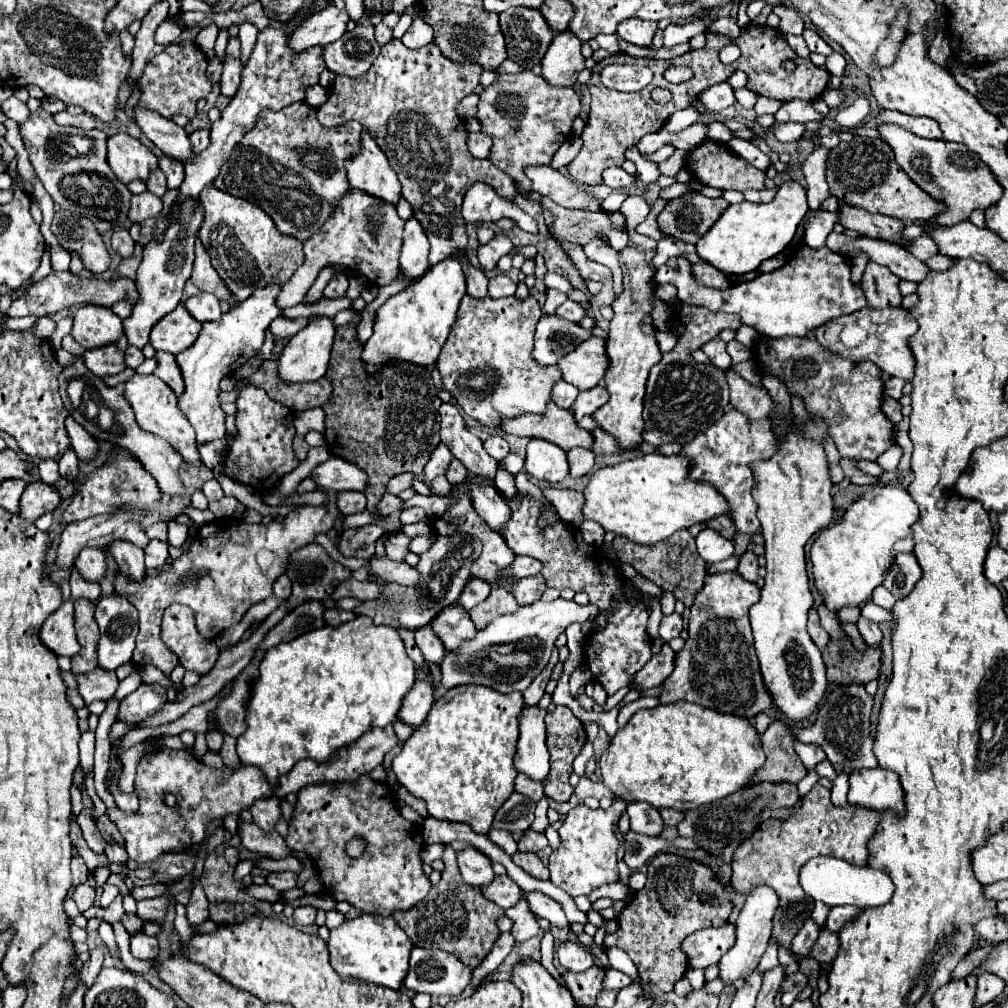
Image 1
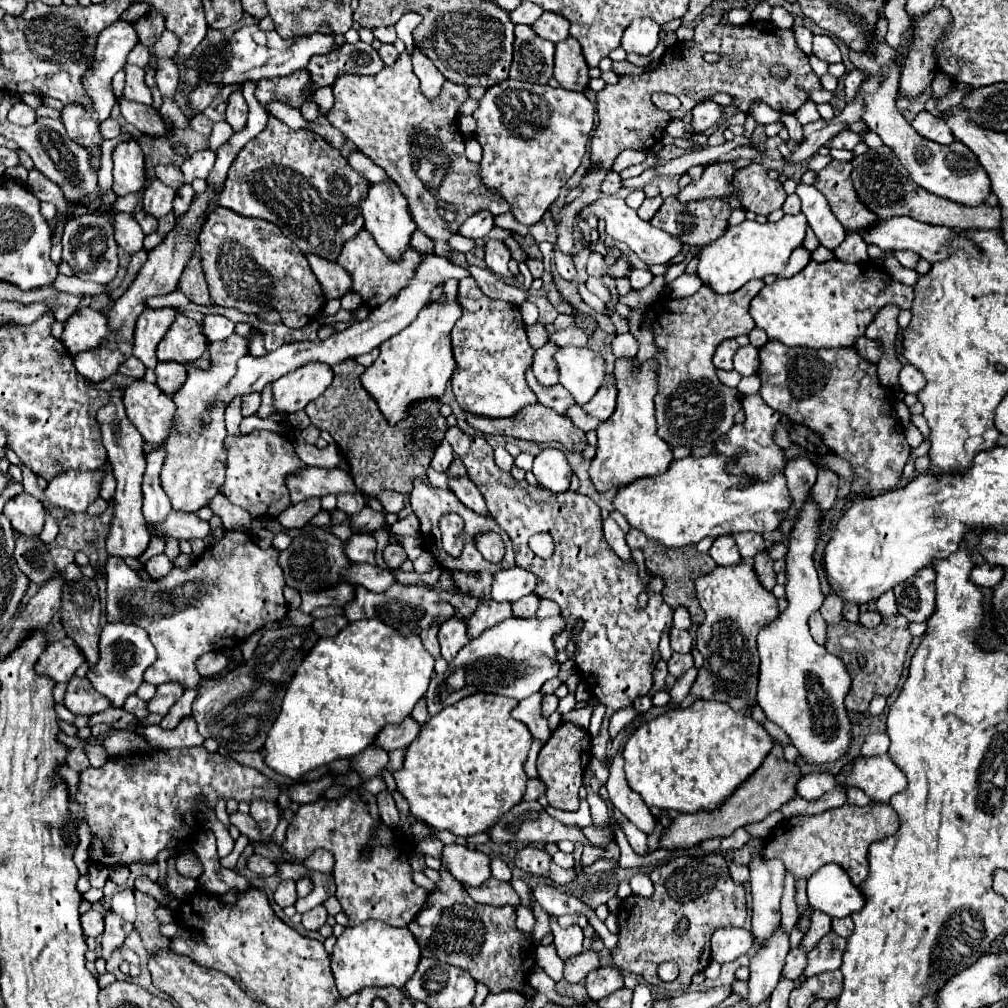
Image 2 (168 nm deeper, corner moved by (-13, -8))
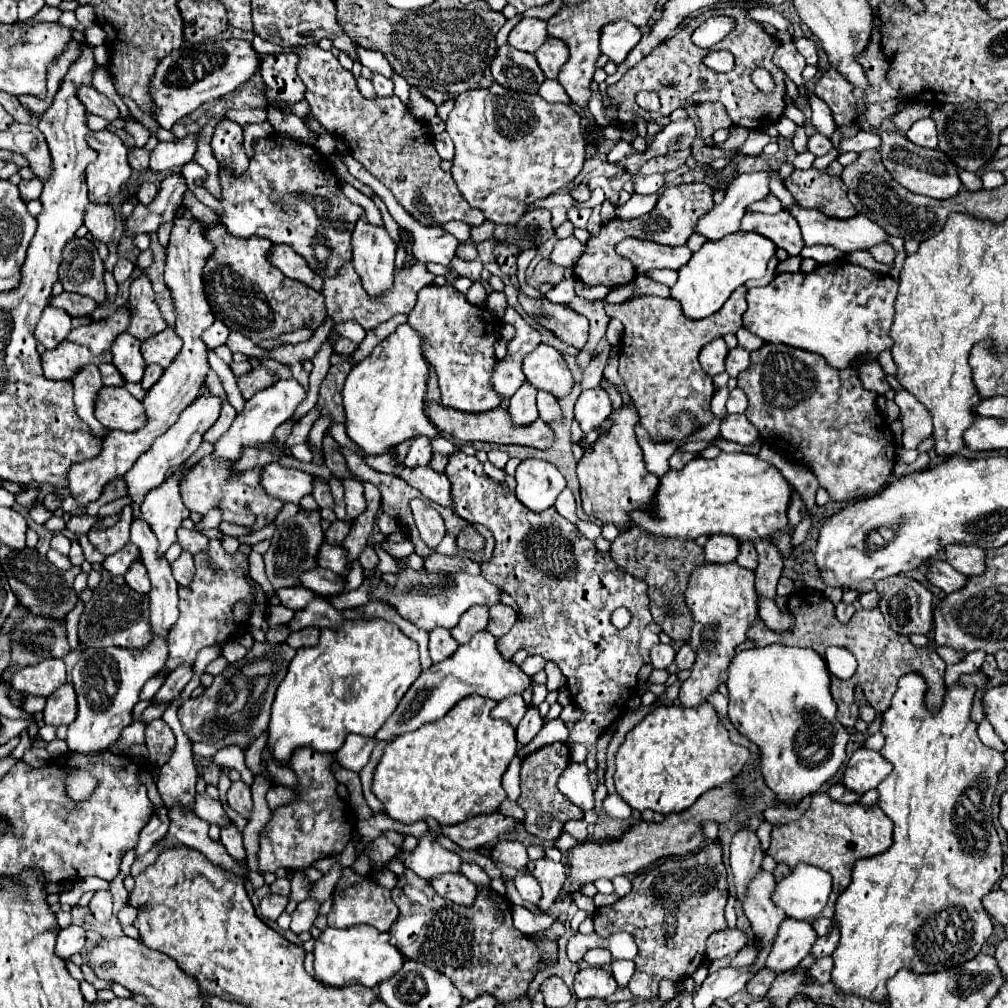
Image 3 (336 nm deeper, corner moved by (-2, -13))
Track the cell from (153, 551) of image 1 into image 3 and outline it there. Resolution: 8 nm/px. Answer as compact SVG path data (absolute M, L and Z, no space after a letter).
M132 563L132 567L128 569L128 573L124 575L124 581L130 589L134 589L136 593L148 595L150 593L150 579L148 579L148 571L142 563Z

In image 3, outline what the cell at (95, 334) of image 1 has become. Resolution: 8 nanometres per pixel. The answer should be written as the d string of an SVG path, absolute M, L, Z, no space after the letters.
M48 305L36 323L36 341L46 349L56 347L72 331L72 319L64 309Z

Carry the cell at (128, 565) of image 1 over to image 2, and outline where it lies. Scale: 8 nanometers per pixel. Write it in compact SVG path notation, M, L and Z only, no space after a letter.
M115 388L111 392L111 404L99 408L97 422L101 424L103 434L103 446L107 450L107 458L113 466L115 478L117 478L117 490L115 490L115 518L111 522L111 530L107 534L107 552L111 556L121 558L139 558L149 544L149 532L145 530L145 518L141 512L143 506L143 470L145 470L145 454L143 454L143 438L135 430L135 426L127 420L121 392Z

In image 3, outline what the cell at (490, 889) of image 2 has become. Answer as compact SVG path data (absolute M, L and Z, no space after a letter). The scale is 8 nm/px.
M462 873L456 875L438 875L436 879L430 879L430 885L434 887L434 891L448 899L454 901L458 905L470 905L476 899L476 885L472 881L468 881Z

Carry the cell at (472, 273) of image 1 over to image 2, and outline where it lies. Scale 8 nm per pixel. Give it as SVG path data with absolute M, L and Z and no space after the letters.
M403 52L393 66L385 66L375 76L339 76L333 84L333 94L335 104L327 112L327 120L337 130L341 130L365 156L381 166L389 178L395 178L409 200L409 210L413 220L417 222L417 228L433 240L437 256L447 258L449 254L453 254L449 238L451 234L459 232L459 226L471 214L479 210L491 210L495 216L511 212L501 194L487 190L483 182L479 182L479 164L469 162L465 156L465 138L457 128L457 114L461 104L469 98L469 86L445 80L443 90L437 98L425 98L419 86L419 78L413 72L411 54Z

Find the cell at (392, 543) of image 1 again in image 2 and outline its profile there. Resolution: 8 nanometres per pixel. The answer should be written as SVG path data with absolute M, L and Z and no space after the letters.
M389 544L385 550L383 550L383 558L385 558L385 564L389 566L389 568L399 568L405 560L407 560L407 554L405 554L405 550L403 550L403 546L401 544Z

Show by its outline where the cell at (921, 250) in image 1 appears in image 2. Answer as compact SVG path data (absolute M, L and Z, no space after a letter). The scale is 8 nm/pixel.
M899 250L897 254L895 254L895 258L905 266L905 268L913 268L915 270L915 266L919 264L919 254L915 254L915 252L911 252L911 250Z

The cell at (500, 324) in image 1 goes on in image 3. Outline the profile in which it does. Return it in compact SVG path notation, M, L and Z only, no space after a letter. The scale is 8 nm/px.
M448 283L444 287L428 285L420 289L416 307L408 315L408 323L420 333L424 357L438 375L442 405L466 413L490 411L500 405L500 397L490 385L496 367L494 341L500 337L500 323L496 321L500 321L496 315L484 307L470 305L466 295Z

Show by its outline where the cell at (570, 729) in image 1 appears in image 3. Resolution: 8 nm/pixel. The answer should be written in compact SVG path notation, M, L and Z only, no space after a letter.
M552 743L548 747L542 747L522 761L522 781L520 781L522 795L518 797L516 803L526 811L526 817L522 819L524 829L542 841L556 841L566 821L582 819L582 811L556 787L556 781L564 771L564 767L568 767L568 763L570 757L568 747L564 743Z

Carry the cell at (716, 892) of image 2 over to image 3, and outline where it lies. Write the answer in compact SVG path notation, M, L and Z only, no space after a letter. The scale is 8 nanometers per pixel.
M714 841L710 845L704 845L698 853L690 853L682 859L672 859L652 867L650 871L638 873L632 879L630 895L622 897L614 905L596 909L594 931L600 937L610 937L616 931L632 933L638 945L638 955L636 955L636 971L628 983L628 989L634 991L636 998L648 1000L657 996L662 979L684 981L694 973L692 967L698 969L702 965L706 955L706 939L712 933L726 929L726 919L724 919L726 901L728 901L728 883L726 883L726 869L722 863L722 847L720 843Z

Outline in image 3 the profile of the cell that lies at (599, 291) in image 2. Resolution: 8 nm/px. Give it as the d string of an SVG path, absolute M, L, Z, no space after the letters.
M738 287L720 311L698 321L684 317L678 301L662 297L636 297L630 303L606 305L604 309L624 325L618 373L632 395L642 427L650 435L680 441L708 425L714 419L710 411L714 383L712 377L702 371L698 353L706 343L726 333L736 333L742 327L742 315L748 309L746 287Z

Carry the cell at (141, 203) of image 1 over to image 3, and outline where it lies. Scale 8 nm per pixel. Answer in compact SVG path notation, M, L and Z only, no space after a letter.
M144 181L142 185L140 185L140 191L138 191L138 201L142 203L142 205L148 205L148 203L152 203L152 199L156 197L156 193L158 193L158 189L156 189L156 185L154 183L150 183L150 181Z

